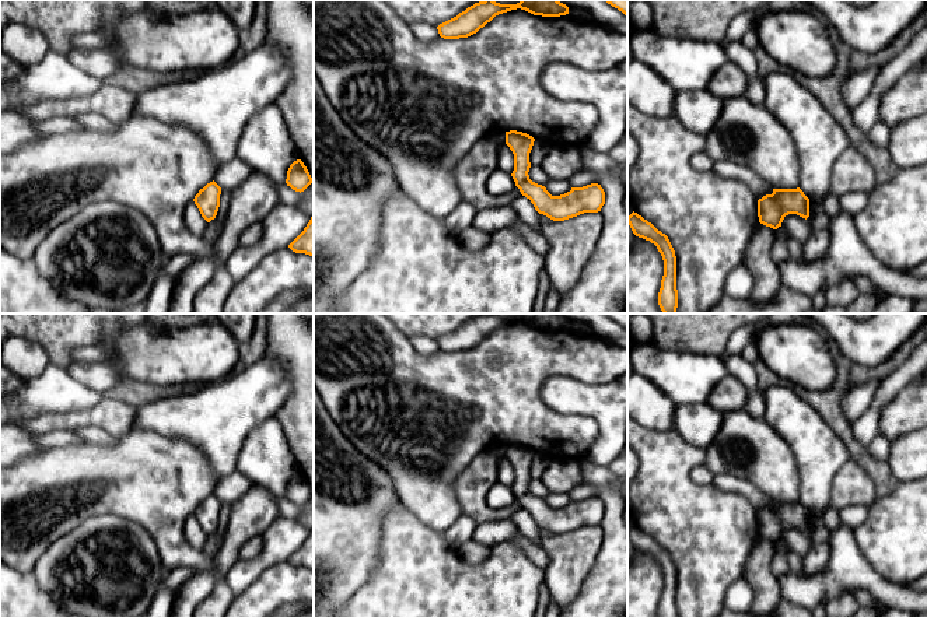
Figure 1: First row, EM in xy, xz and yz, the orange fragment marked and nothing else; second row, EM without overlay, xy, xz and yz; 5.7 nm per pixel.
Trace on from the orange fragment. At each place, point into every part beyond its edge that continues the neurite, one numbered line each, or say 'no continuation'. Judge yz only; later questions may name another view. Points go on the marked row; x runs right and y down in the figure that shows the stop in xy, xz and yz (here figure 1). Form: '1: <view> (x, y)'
no continuation

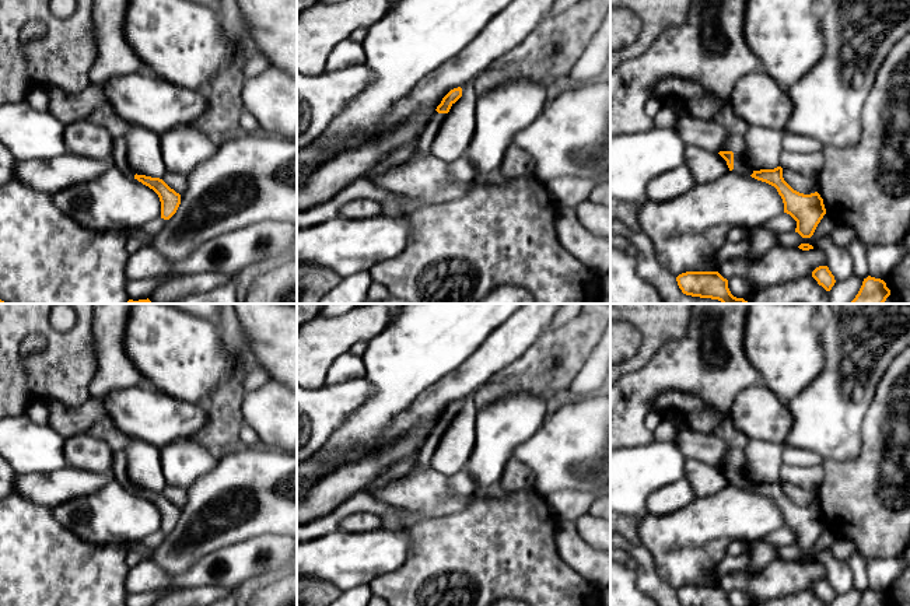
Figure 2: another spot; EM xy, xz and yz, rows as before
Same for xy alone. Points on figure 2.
1: xy (119, 149)

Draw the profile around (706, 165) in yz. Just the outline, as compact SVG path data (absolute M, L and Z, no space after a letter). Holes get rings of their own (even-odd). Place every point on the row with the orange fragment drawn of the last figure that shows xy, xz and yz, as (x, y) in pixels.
M686 146L685 157L696 183L714 182L729 171L727 161L718 153Z

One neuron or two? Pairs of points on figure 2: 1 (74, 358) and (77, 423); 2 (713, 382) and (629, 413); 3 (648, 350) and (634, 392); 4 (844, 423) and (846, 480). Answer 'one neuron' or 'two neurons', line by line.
1: two neurons
2: one neuron
3: two neurons
4: two neurons

